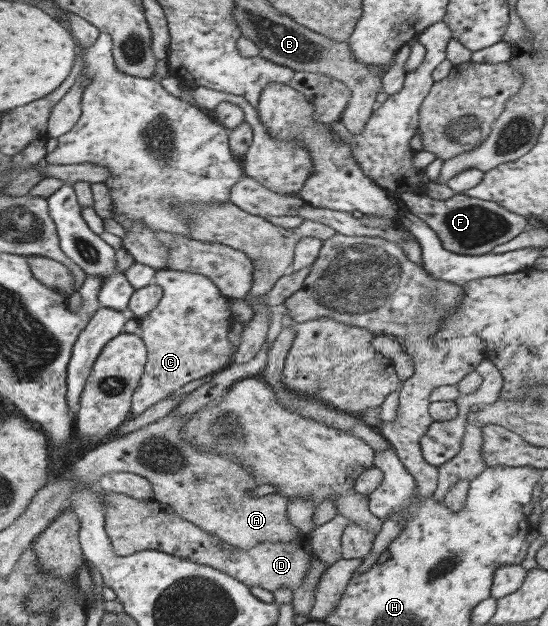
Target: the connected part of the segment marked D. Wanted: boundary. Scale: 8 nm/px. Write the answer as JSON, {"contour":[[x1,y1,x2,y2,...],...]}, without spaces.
{"contour":[[108,492,104,496,106,507,103,510,103,529,112,543,112,551,120,556,126,557,132,552,142,550,161,551,178,558,190,560,197,564,208,565,216,568,224,573,231,575,232,578,240,581,240,583,250,586,260,586,260,588,268,591,276,591,276,589,298,589,298,585,302,585,304,577,306,577,306,569,312,565,312,561,316,561,317,557,314,550,308,543,308,537,303,533,302,538,292,539,290,542,258,542,256,547,248,549,222,548,218,542,212,540,211,534,200,529,198,526,181,518,172,508,165,503,152,500,136,500,124,494]]}

